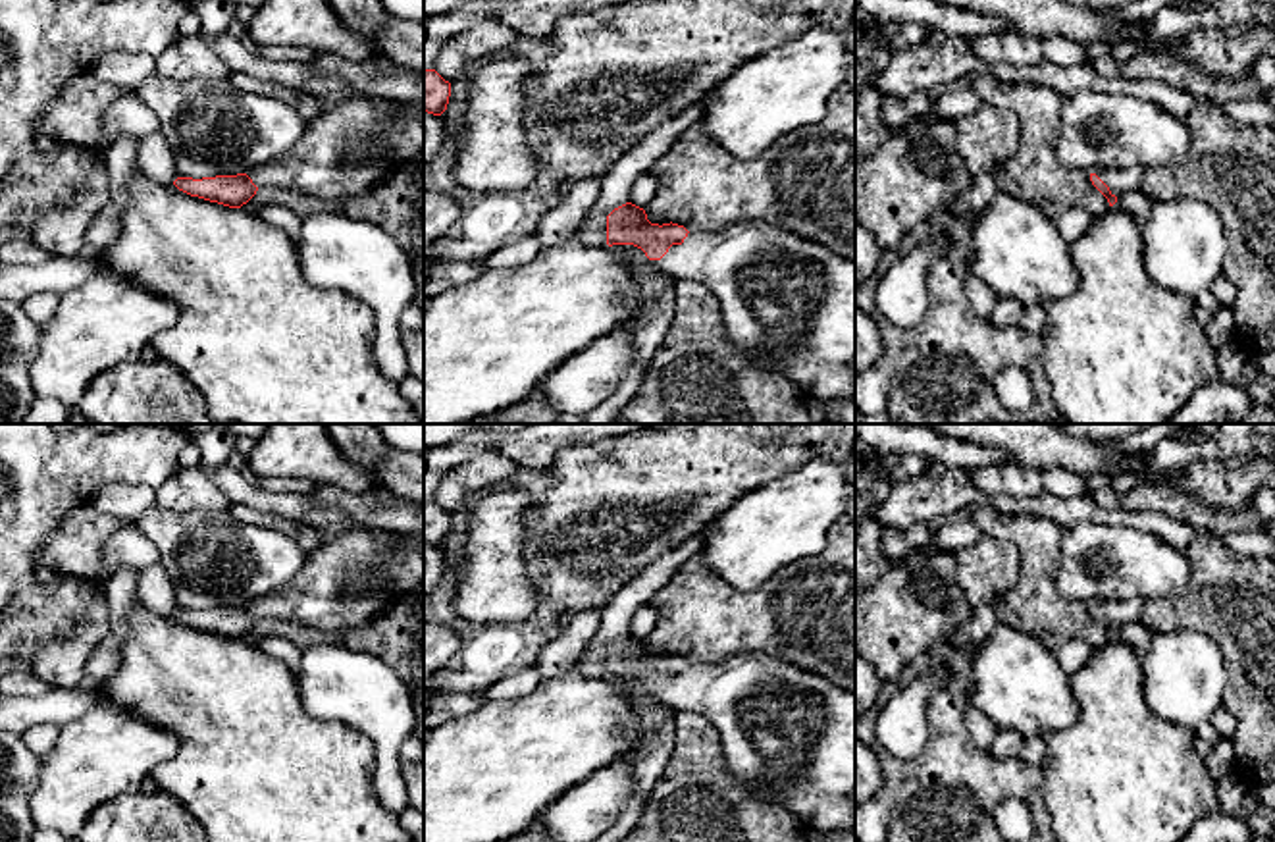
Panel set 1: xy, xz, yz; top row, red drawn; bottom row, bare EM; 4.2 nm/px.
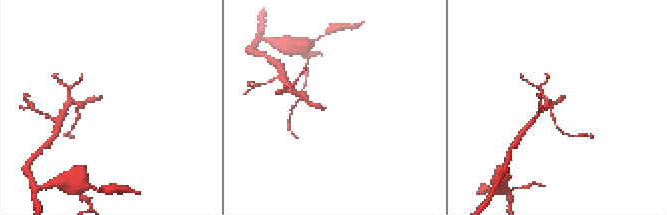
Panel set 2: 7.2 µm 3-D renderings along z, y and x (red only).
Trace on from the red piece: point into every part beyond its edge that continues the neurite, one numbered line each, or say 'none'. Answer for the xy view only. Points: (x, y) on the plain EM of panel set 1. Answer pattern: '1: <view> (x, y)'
1: xy (353, 577)

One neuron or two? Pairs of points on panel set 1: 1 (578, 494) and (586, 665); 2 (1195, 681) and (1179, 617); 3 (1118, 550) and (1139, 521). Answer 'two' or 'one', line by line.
1: two
2: two
3: two

